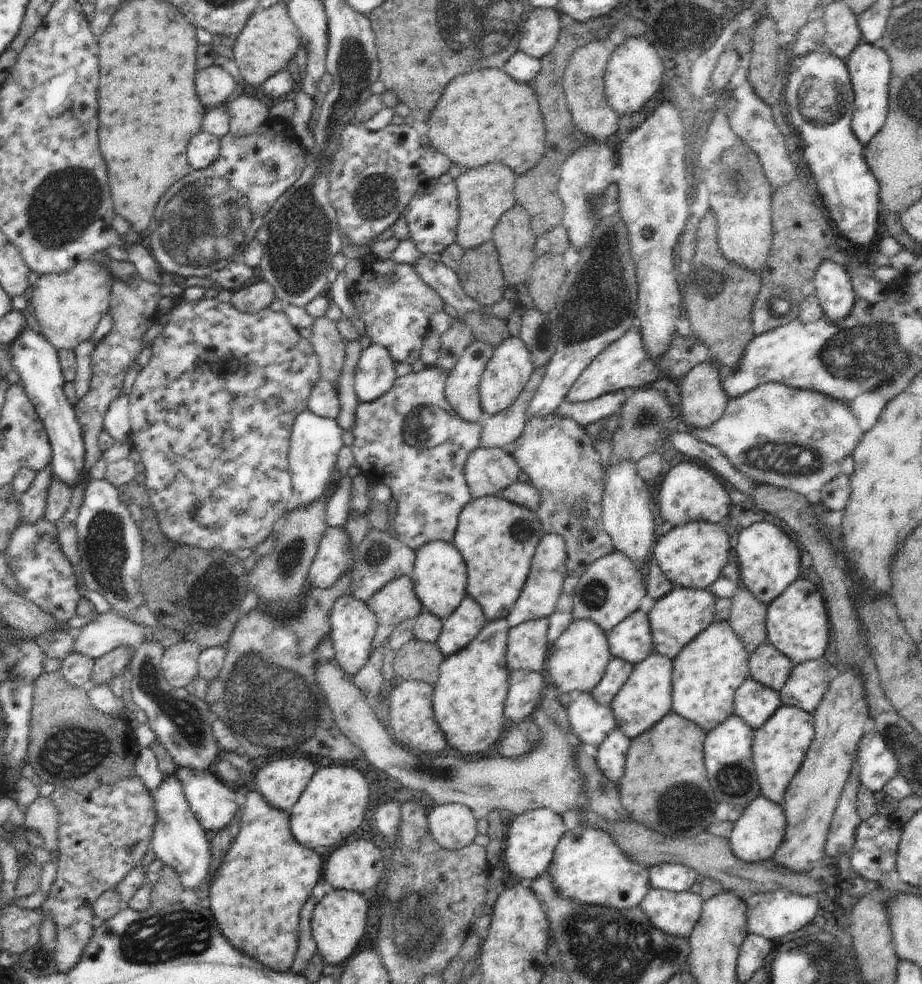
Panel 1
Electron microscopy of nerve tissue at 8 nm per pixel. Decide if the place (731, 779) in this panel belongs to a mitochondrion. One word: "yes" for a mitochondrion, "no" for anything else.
yes

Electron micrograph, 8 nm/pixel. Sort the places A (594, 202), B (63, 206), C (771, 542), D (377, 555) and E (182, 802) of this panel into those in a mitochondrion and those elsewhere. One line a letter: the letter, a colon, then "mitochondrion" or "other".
A: mitochondrion
B: mitochondrion
C: other
D: mitochondrion
E: other

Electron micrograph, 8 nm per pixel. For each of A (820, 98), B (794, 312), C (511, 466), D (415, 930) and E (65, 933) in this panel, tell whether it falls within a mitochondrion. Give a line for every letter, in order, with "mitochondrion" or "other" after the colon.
A: mitochondrion
B: other
C: other
D: mitochondrion
E: other

